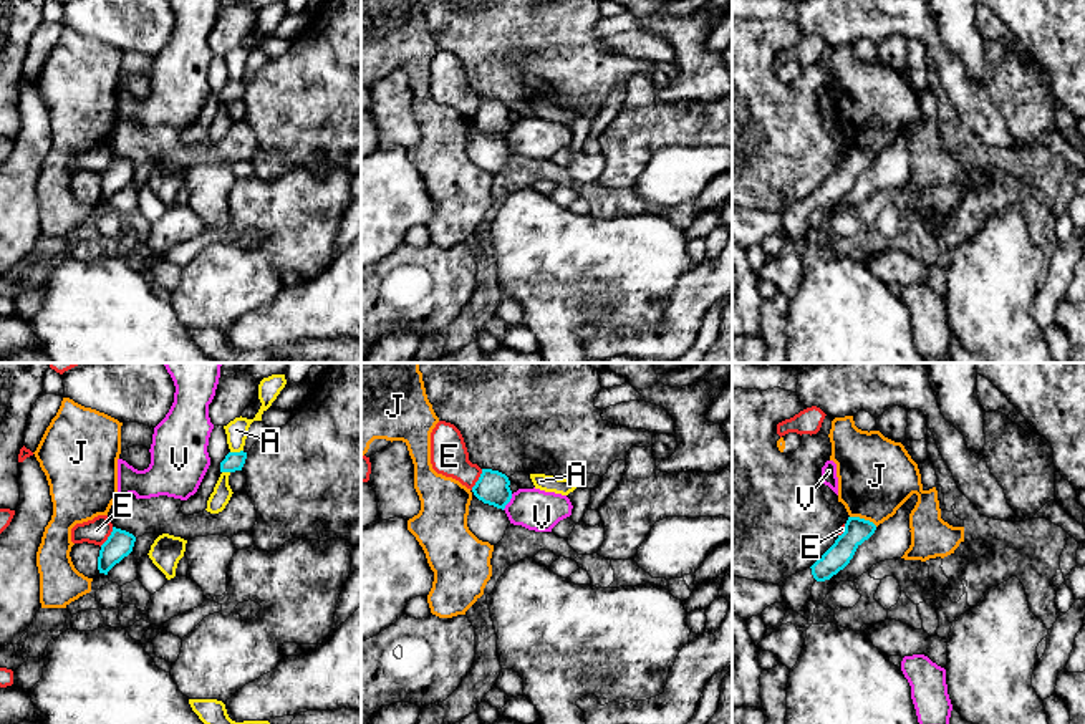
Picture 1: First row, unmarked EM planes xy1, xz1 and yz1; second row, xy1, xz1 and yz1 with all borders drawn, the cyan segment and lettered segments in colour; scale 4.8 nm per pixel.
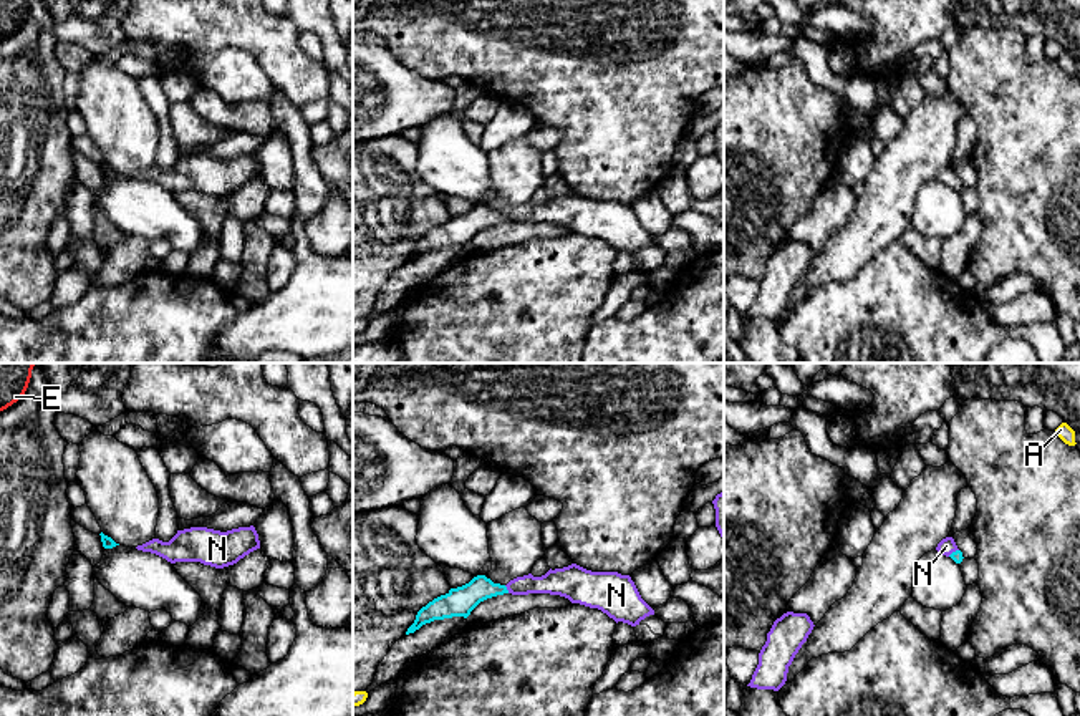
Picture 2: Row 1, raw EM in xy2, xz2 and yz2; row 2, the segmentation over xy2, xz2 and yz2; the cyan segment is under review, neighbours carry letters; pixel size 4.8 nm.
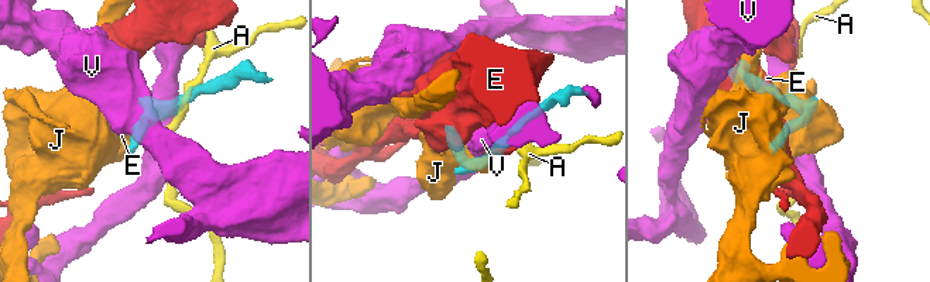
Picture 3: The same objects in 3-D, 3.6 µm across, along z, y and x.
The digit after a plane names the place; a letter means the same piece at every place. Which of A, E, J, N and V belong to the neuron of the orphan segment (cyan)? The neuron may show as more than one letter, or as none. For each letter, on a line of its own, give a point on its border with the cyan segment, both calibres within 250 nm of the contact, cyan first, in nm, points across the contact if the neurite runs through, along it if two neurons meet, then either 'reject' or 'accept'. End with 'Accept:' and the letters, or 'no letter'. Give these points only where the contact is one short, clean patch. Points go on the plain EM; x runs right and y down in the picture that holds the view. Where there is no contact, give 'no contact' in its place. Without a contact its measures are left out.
A: xy1 (236, 82) | 100/100 nm | along xy1 (242, 78), (231, 82) | reject
E: xz1 (479, 108) | 160/180 nm | along xz1 (482, 98), (471, 118) | reject
J: yz1 (863, 148) | 120/380 nm | reject
N: xz2 (506, 217) | 140/130 nm | across xz2 (459, 231), (479, 217), (506, 217), (555, 211) | accept
V: xz1 (509, 130) | 160/200 nm | reject
Accept: N

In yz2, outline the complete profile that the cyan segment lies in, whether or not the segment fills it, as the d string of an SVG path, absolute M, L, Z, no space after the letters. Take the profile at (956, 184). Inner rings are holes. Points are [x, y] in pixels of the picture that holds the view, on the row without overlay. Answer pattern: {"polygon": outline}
{"polygon": "M946 166L943 167L938 176L936 176L938 181L941 181L943 184L946 186L951 186L956 192L961 192L962 191L962 181L957 177L956 171L952 166Z"}

